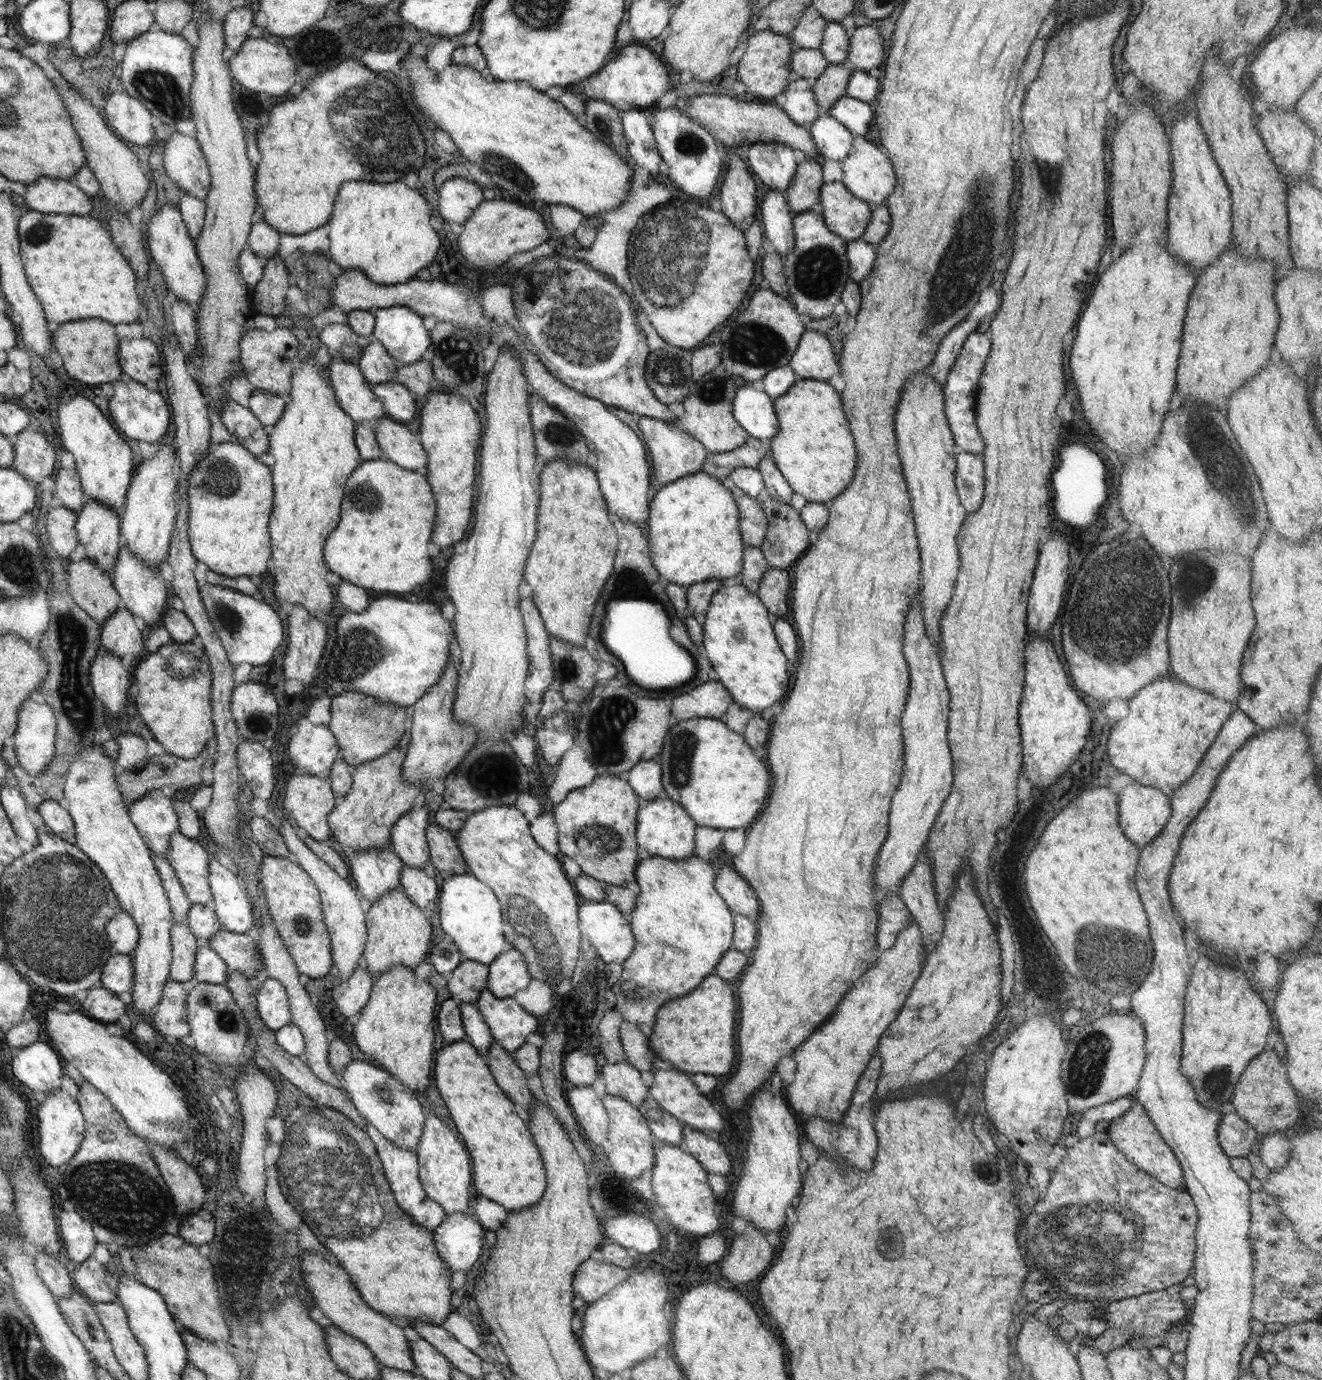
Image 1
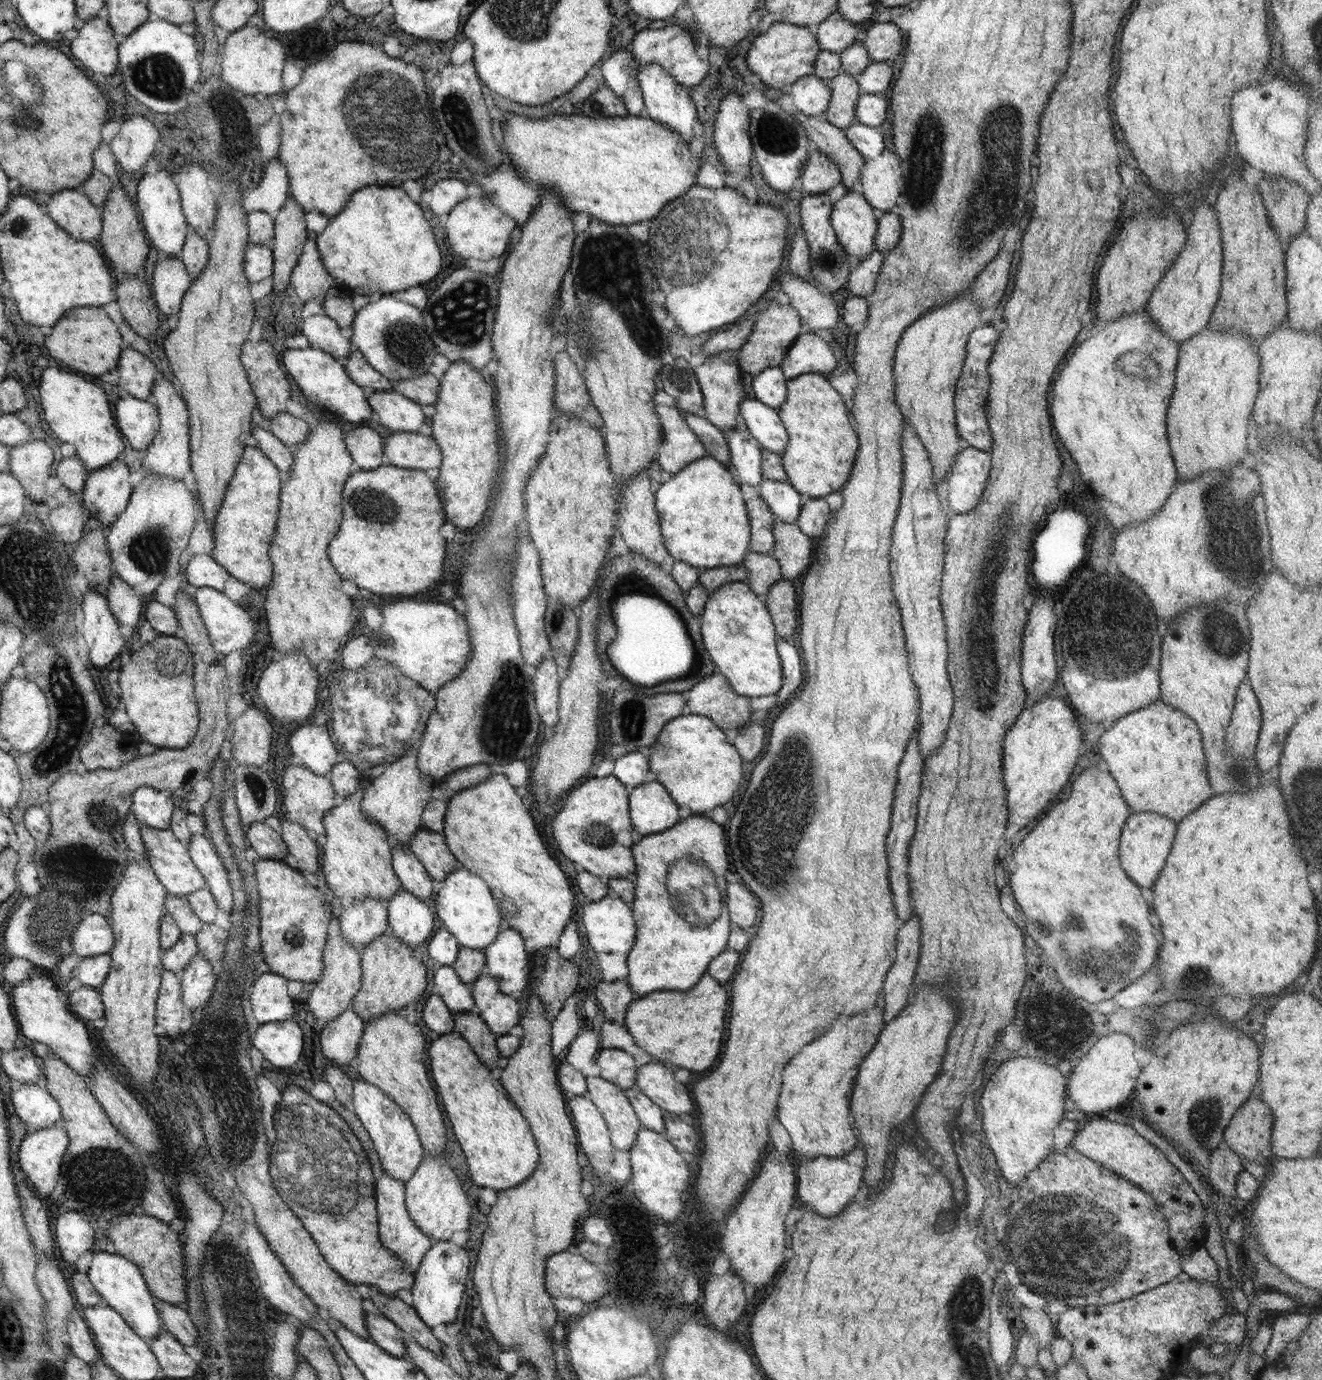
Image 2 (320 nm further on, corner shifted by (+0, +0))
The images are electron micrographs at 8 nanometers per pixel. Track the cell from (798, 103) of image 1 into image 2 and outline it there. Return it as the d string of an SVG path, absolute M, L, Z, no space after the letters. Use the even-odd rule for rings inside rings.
M808 75L793 82L785 91L792 94L795 110L811 117L824 117L831 99L827 81Z

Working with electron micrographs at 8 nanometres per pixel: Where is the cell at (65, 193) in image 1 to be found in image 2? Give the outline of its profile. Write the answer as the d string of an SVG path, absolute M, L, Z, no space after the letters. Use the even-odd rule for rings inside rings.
M74 189L54 193L47 206L47 213L78 240L98 241L103 233L103 211Z

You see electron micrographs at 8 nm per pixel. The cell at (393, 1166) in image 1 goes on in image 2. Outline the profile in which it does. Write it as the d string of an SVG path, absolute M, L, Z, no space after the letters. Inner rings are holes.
M384 1174L376 1180L376 1199L379 1217L379 1234L382 1243L395 1254L402 1263L408 1264L412 1271L416 1272L423 1263L423 1258L434 1244L433 1240L424 1234L414 1219L411 1218L410 1211L407 1210L407 1184L399 1178L392 1178L391 1174Z

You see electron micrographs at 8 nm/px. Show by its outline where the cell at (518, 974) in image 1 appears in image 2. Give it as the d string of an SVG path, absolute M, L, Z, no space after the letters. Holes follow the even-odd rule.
M502 930L483 951L488 975L499 979L499 989L504 994L517 996L530 984L530 959L523 935L518 931Z

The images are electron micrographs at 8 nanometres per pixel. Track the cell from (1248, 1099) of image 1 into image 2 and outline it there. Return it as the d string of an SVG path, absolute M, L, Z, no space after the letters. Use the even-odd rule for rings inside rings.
M1256 1090L1255 1096L1234 1113L1224 1130L1223 1140L1243 1161L1269 1166L1274 1160L1270 1146L1274 1118L1258 1095Z

